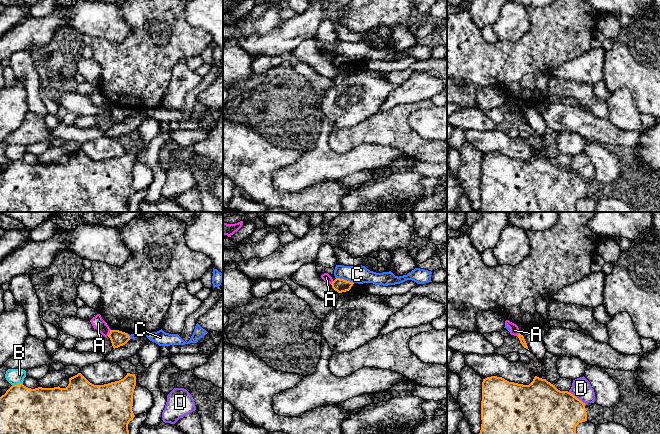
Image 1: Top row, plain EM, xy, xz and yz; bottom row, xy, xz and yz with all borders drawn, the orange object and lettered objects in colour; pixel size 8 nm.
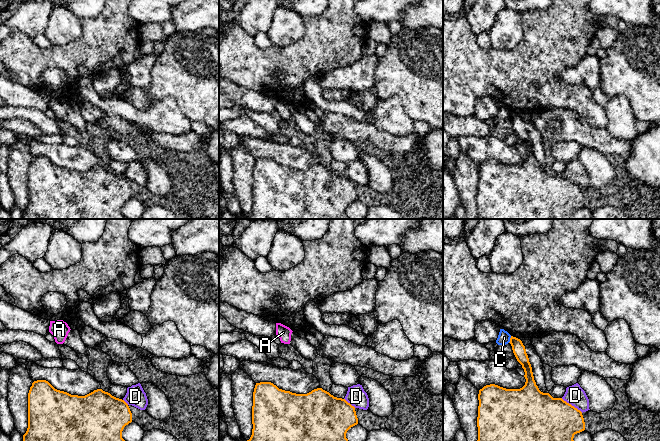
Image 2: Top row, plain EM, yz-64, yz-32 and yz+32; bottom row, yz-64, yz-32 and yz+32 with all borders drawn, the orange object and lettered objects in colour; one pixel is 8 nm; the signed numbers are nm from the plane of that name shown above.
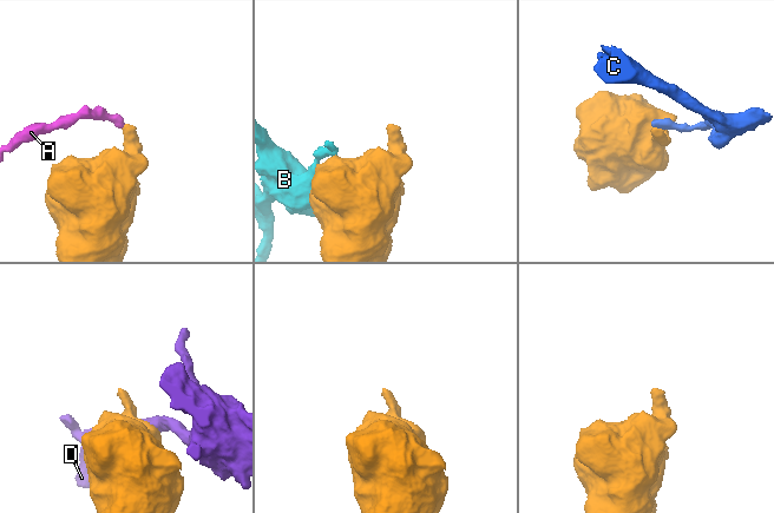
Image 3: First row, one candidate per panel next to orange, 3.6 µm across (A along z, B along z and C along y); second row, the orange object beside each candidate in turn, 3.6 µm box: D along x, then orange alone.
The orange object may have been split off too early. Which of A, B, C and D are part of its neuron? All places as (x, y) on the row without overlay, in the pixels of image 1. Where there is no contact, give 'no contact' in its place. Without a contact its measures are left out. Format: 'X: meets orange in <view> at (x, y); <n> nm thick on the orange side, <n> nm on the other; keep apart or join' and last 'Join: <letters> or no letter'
A: meets orange in xy at (110, 108); 130 nm thick on the orange side, 100 nm on the other; keep apart
B: meets orange in xy at (17, 160); 420 nm thick on the orange side, 130 nm on the other; keep apart
C: meets orange in xz at (345, 56); 110 nm thick on the orange side, 140 nm on the other; keep apart
D: meets orange in yz at (576, 173); 420 nm thick on the orange side, 160 nm on the other; keep apart
Join: no letter

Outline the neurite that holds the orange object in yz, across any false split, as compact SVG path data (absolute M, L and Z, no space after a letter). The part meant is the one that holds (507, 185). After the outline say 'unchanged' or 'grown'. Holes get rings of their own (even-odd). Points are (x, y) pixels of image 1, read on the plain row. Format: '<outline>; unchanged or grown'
M502 153L483 155L481 206L478 212L578 212L576 202L587 197L585 179L568 167L560 167L546 155L534 153L529 161L509 158Z; unchanged

